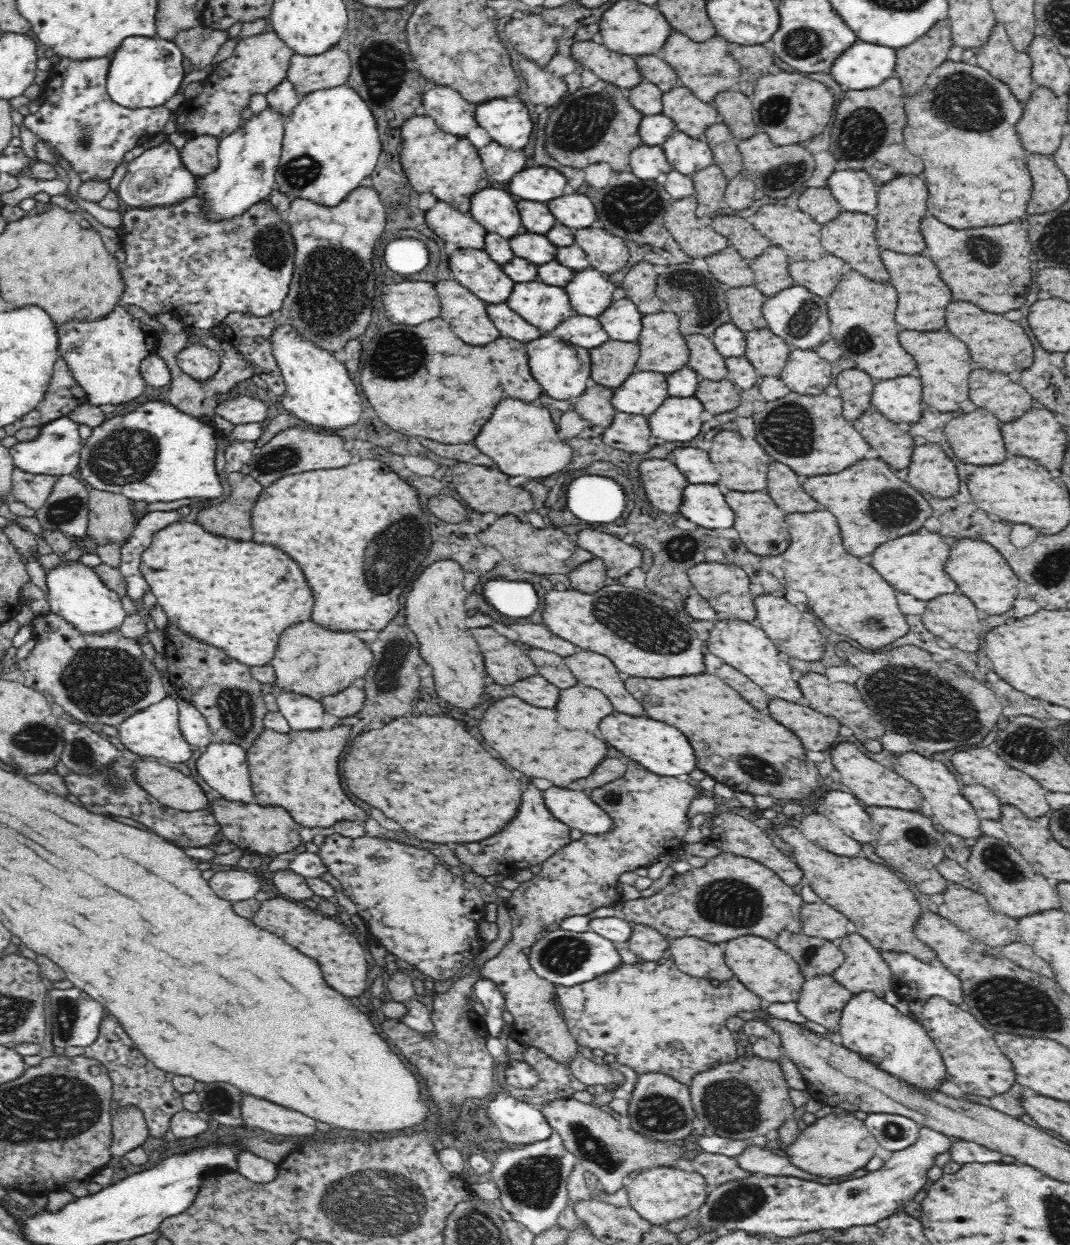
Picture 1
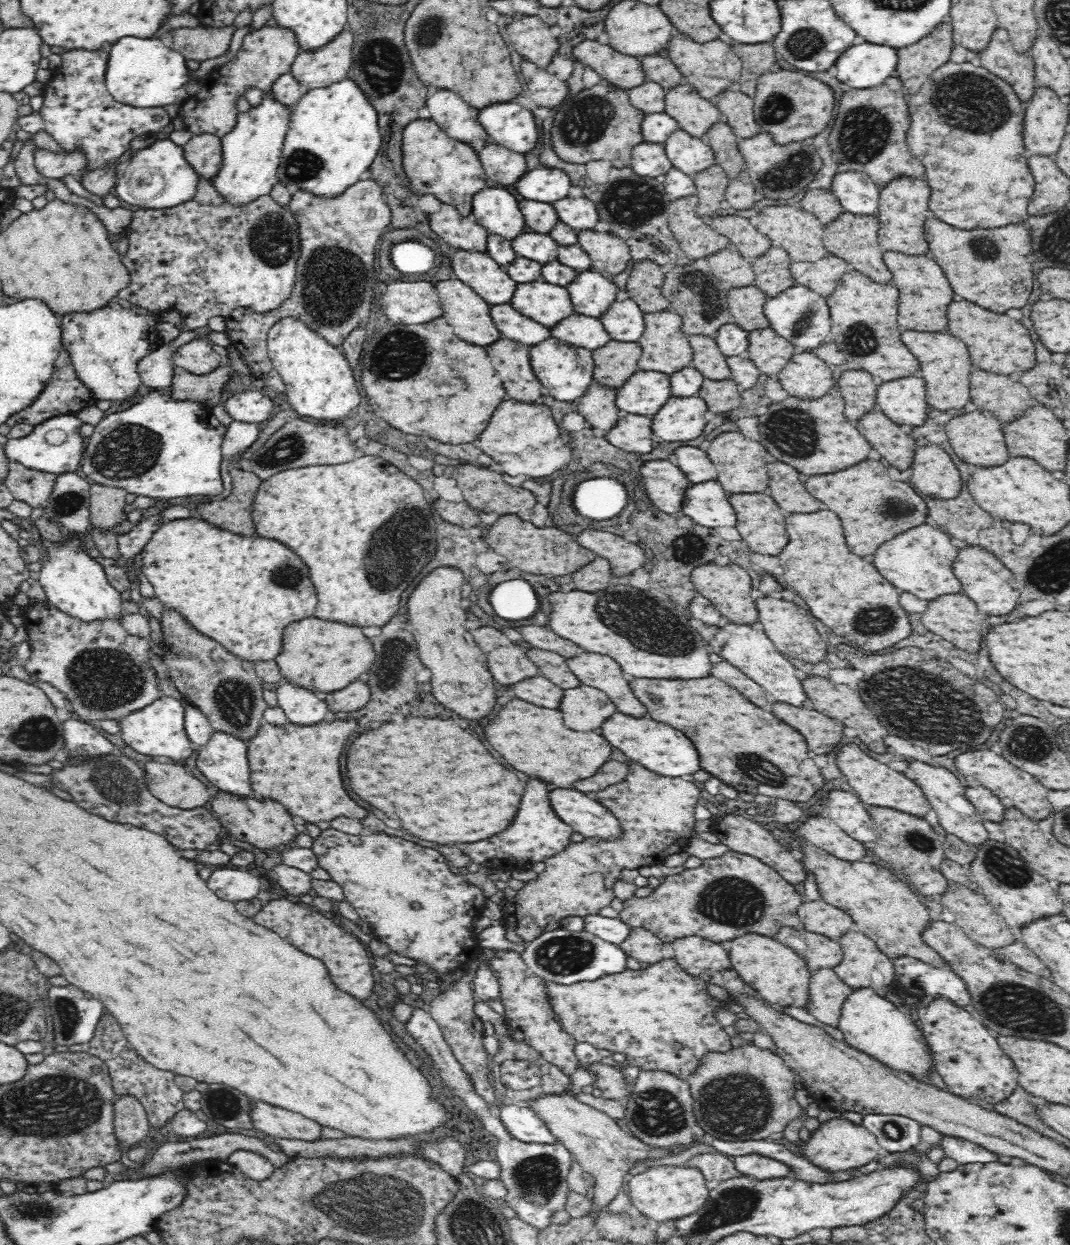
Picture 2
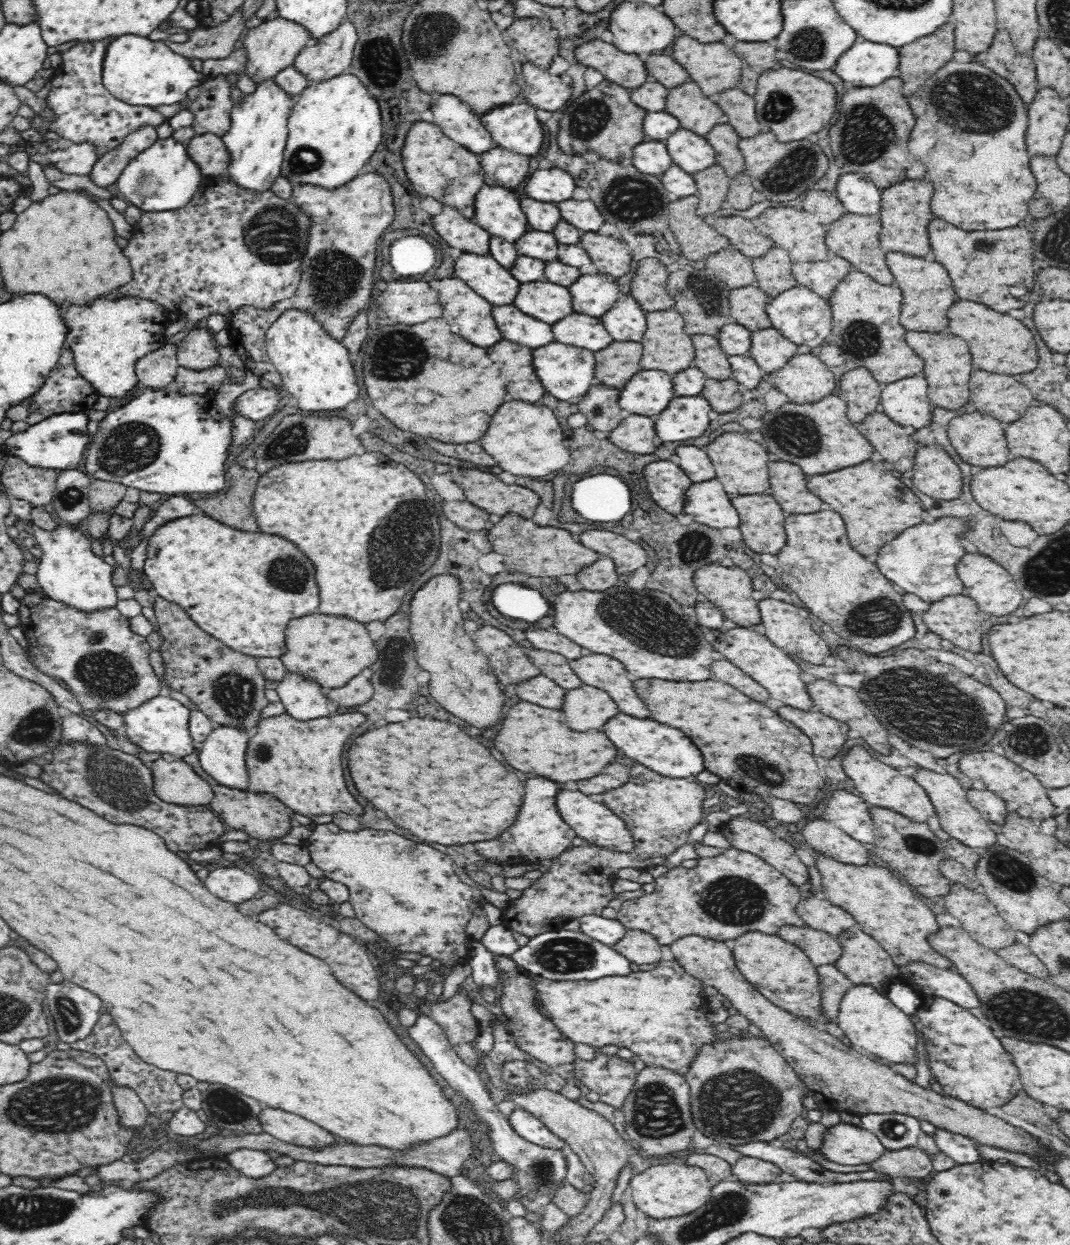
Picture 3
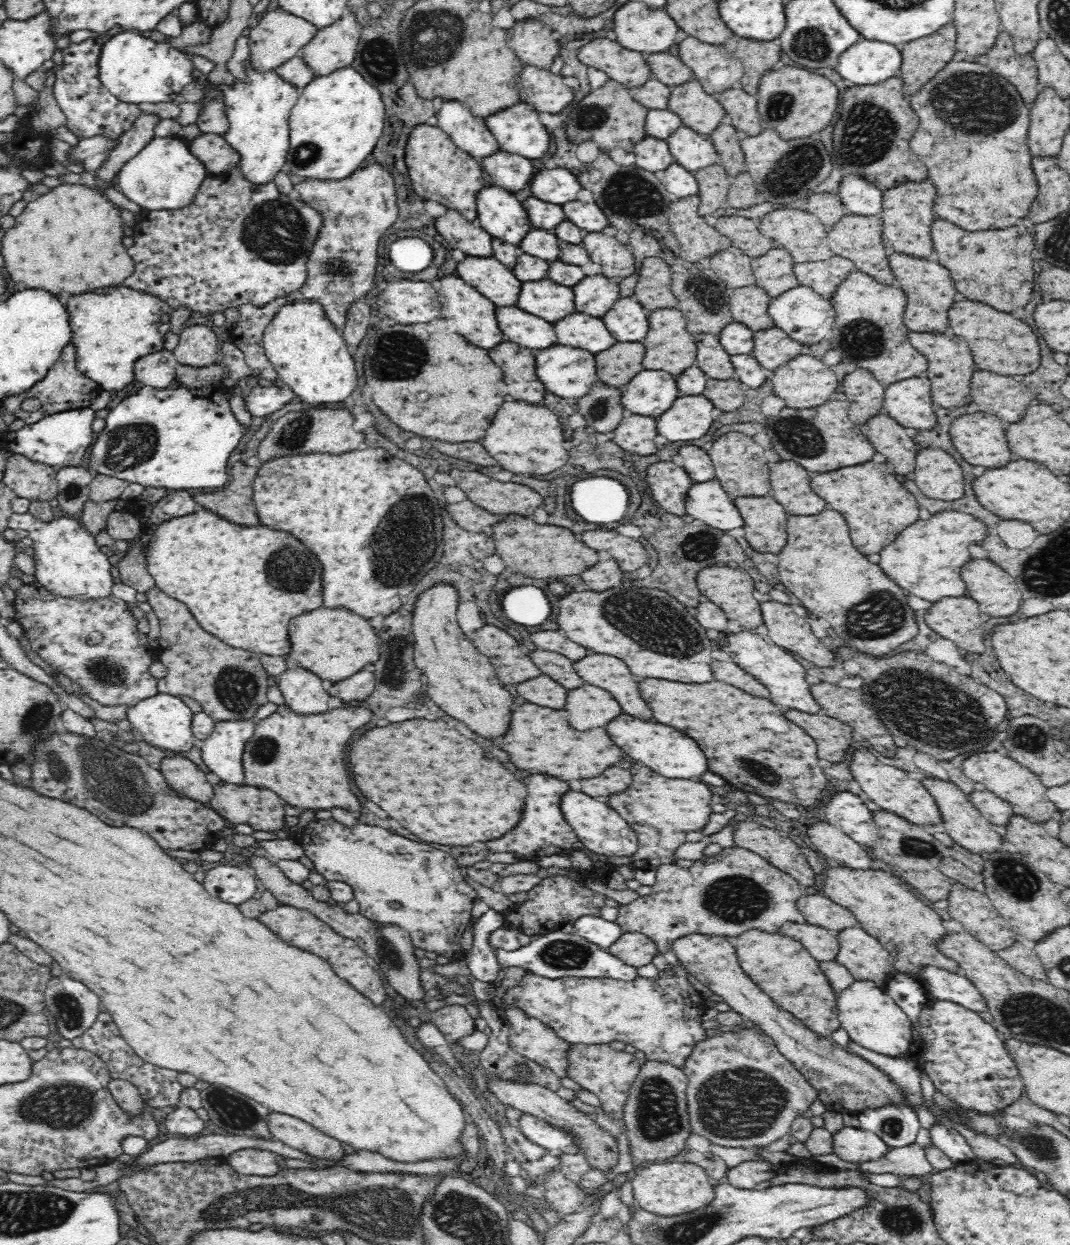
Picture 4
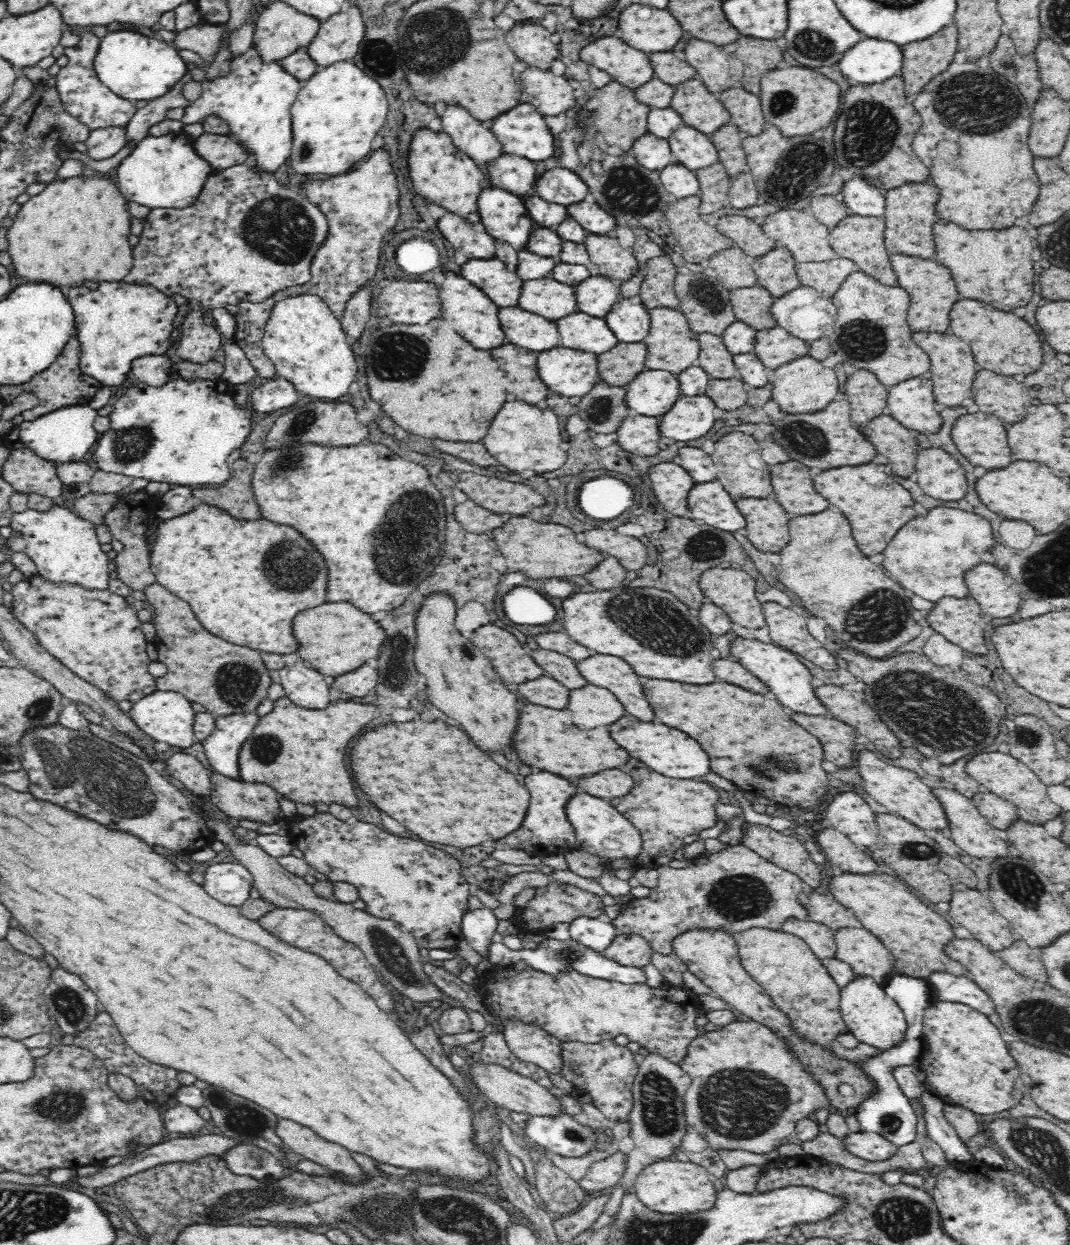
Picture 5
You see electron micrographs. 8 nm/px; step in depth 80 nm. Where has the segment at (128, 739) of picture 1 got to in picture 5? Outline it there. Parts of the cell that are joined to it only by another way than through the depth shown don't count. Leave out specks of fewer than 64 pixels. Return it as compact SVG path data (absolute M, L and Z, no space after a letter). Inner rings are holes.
M156 689L152 694L134 702L127 713L142 731L158 742L166 742L170 746L180 748L190 747L196 742L193 736L193 724L197 713L192 708L192 702L182 693Z

